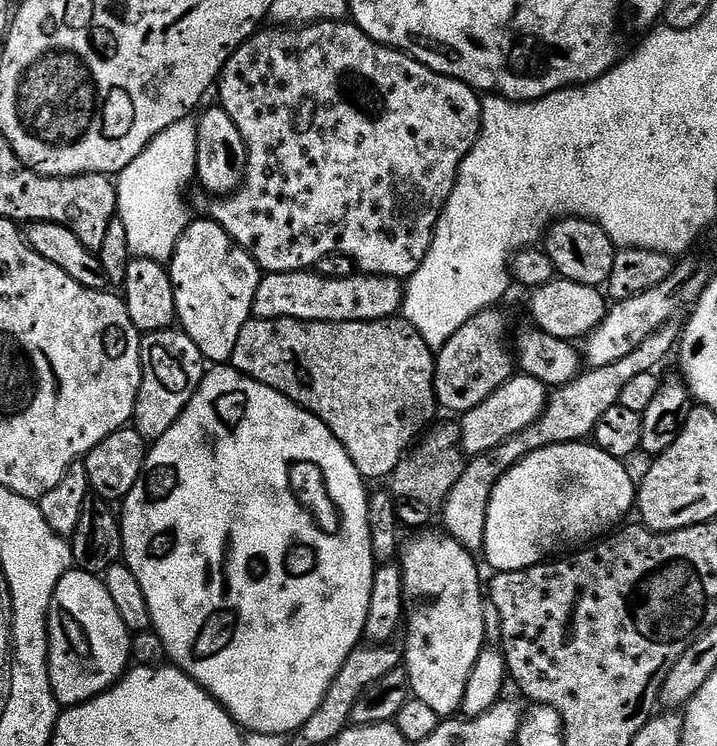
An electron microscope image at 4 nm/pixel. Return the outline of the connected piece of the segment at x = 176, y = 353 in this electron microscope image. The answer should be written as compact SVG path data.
M182 330L147 333L140 341L142 382L131 418L138 435L146 442L155 442L178 422L204 380L206 361L198 346Z

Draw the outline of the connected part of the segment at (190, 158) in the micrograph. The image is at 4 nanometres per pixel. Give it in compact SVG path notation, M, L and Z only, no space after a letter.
M189 118L174 122L162 134L158 134L130 162L130 166L123 168L118 174L116 185L116 210L122 226L126 226L126 242L130 242L130 250L133 257L142 260L153 260L159 264L167 265L172 255L177 252L180 246L180 239L189 224L192 223L193 213L188 213L188 200L184 195L188 187L196 180L196 155L198 154L198 130L196 120Z

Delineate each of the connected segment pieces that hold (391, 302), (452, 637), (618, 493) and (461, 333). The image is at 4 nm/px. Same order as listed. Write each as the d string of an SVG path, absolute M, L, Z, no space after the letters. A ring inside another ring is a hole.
M316 270L302 272L269 272L256 291L253 317L277 320L285 316L295 320L354 322L387 320L401 311L405 285L394 276L355 274L356 276L319 276Z
M439 530L440 532L420 532L416 537L413 538L412 541L405 543L403 545L402 551L398 556L398 563L400 566L400 573L402 574L402 582L404 583L404 619L406 621L406 632L408 628L408 637L405 638L404 644L402 643L402 664L408 673L408 687L410 689L411 695L415 697L417 700L421 700L422 702L426 702L426 706L430 706L434 709L434 714L438 714L441 718L452 718L457 715L460 711L460 707L462 706L462 694L466 694L466 682L470 682L470 670L474 670L474 662L478 662L478 658L480 657L480 653L485 651L486 644L484 644L484 604L486 608L486 596L482 591L482 584L480 588L480 572L476 569L476 560L477 557L473 555L473 553L469 552L467 548L463 548L462 545L453 537L449 535L447 531Z
M592 442L550 444L530 454L512 467L492 491L483 559L488 559L496 572L526 570L603 537L637 503L638 484L632 481L628 466Z
M485 310L480 312L474 318L470 318L470 322L466 322L456 331L452 337L447 340L443 346L435 353L436 357L436 402L441 409L449 408L455 414L463 414L471 410L474 406L478 406L482 402L486 402L486 398L490 398L490 394L494 394L494 390L502 387L507 380L512 379L514 375L514 352L510 347L510 340L508 344L508 320L502 313L496 312L500 310Z

